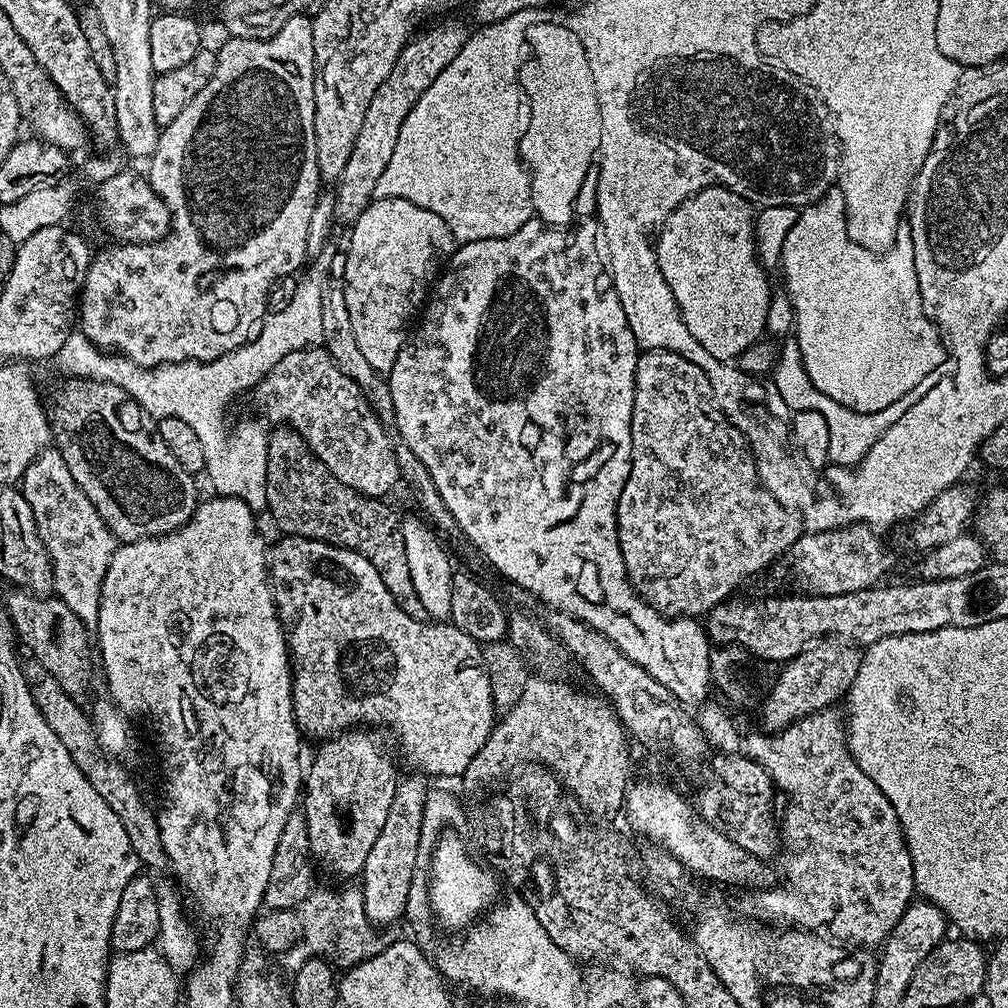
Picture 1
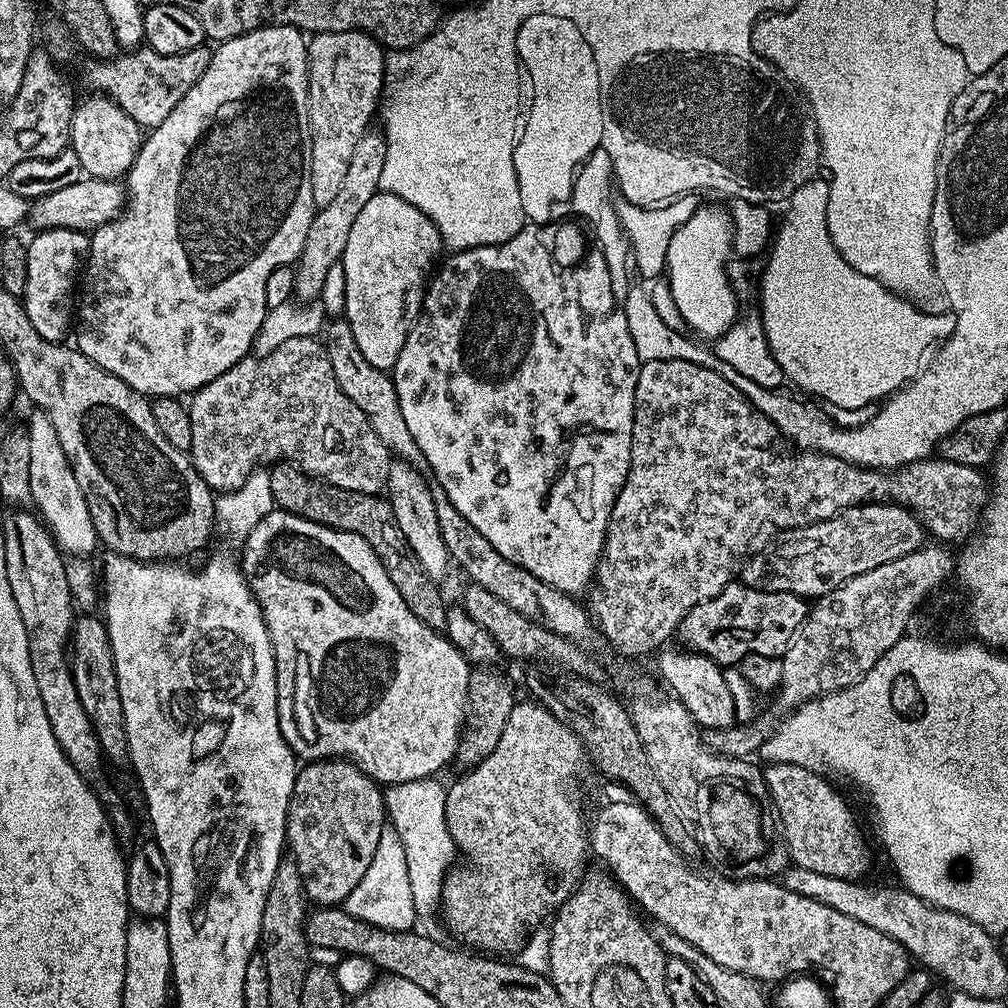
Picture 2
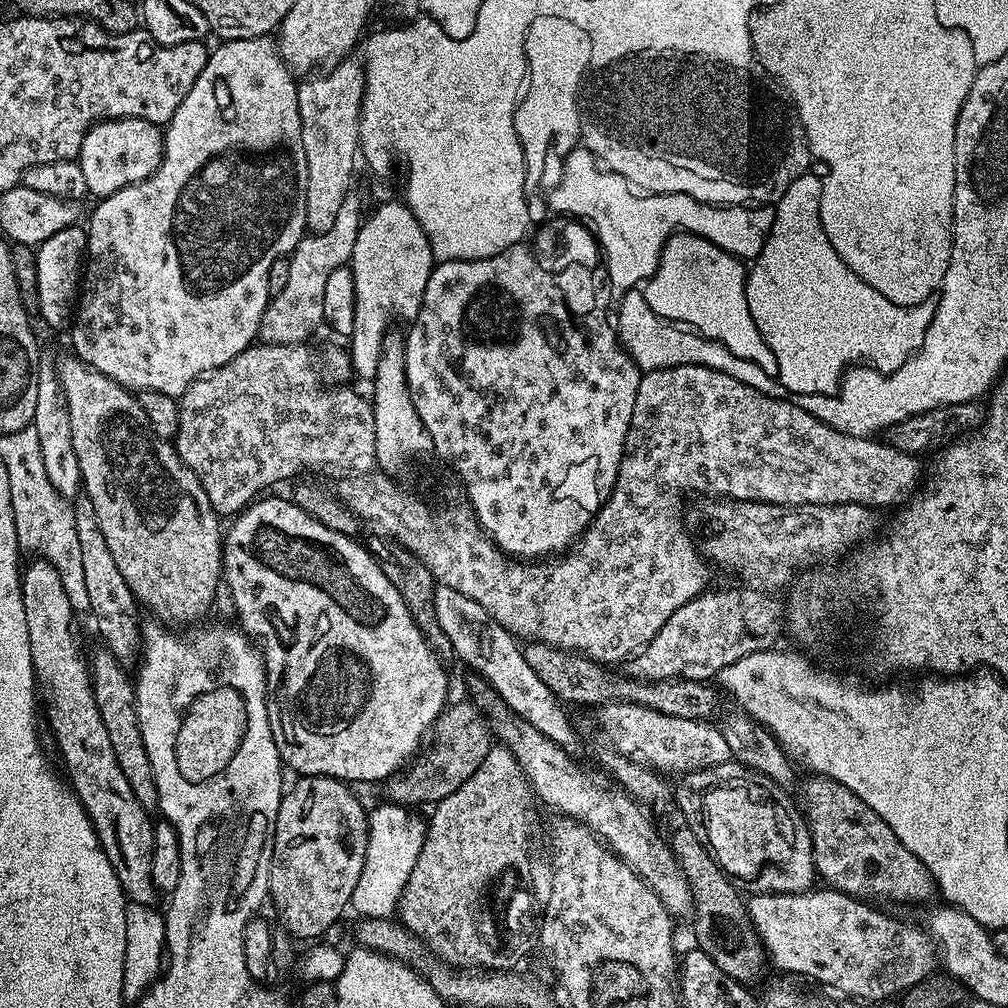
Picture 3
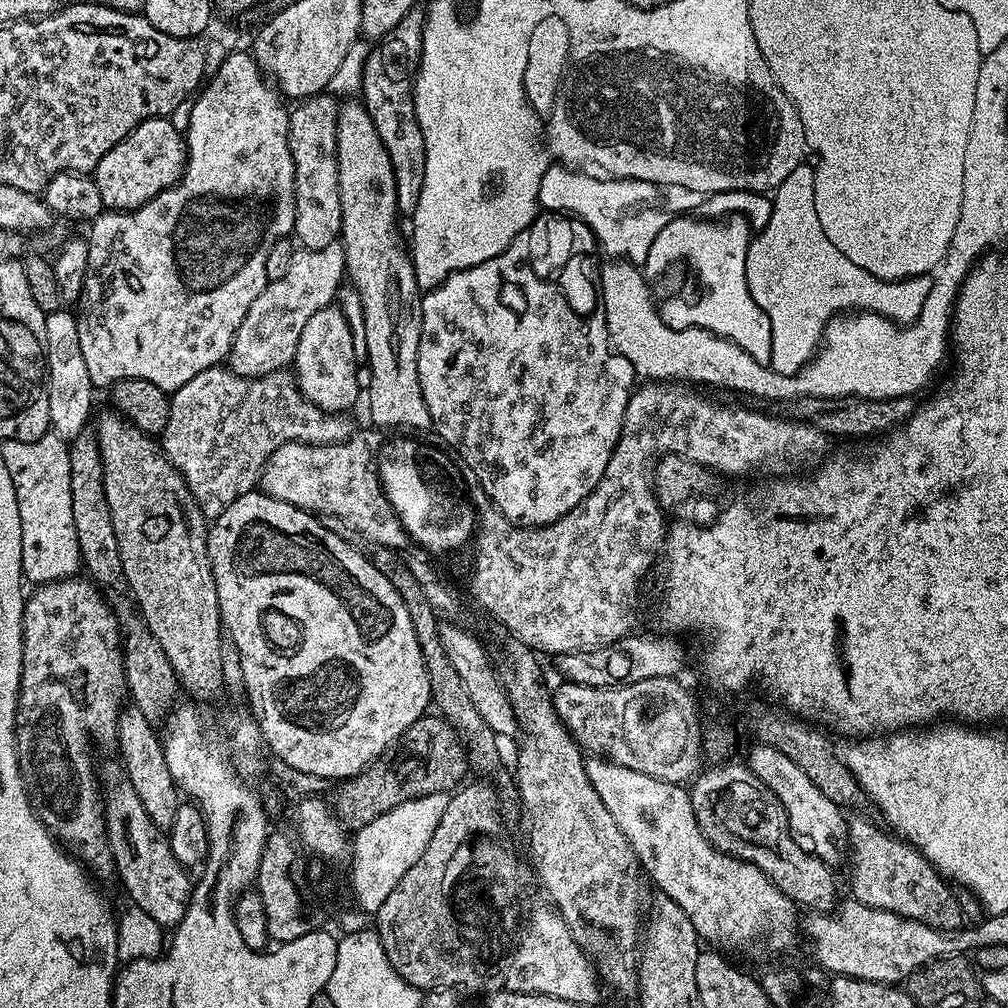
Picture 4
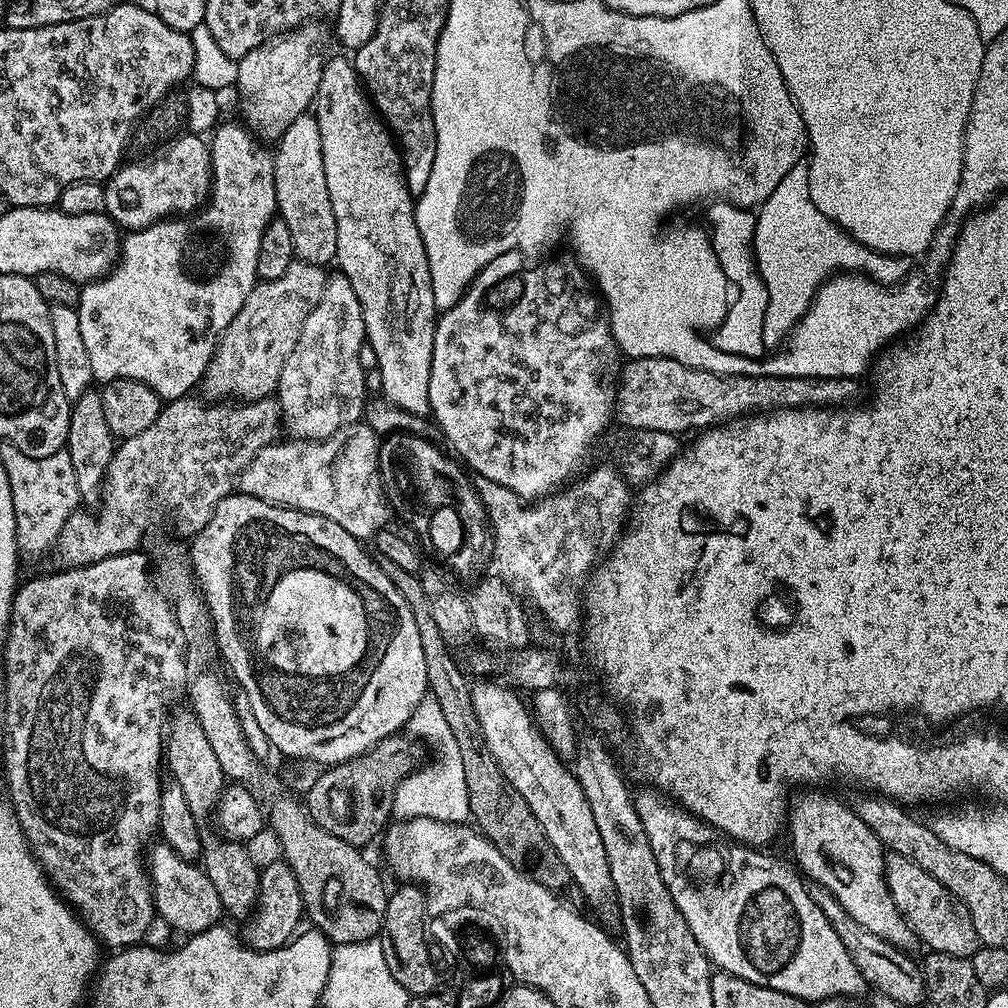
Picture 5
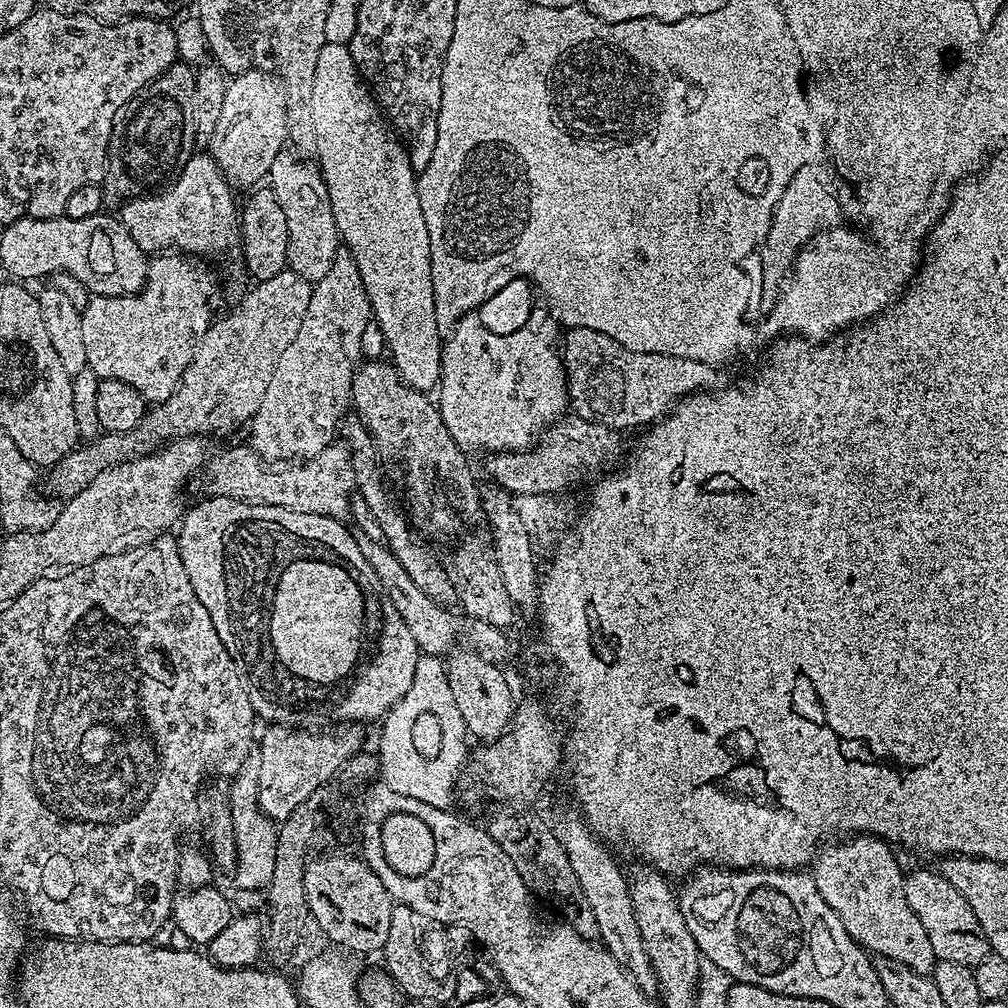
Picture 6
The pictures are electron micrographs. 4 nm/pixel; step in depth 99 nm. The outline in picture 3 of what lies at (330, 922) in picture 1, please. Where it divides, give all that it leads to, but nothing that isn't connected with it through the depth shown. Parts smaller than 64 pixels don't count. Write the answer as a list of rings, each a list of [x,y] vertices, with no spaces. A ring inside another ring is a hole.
[[[383,802],[368,814],[366,861],[363,862],[359,886],[352,895],[351,907],[366,918],[389,918],[399,907],[402,890],[417,862],[427,836],[427,823],[405,805]]]

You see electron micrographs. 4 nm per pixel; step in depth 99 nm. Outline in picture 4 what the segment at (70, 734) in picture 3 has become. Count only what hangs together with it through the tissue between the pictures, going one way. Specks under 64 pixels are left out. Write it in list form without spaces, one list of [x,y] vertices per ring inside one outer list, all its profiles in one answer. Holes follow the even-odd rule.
[[[119,763],[102,768],[102,795],[104,798],[104,824],[108,827],[108,845],[112,850],[115,875],[120,875],[124,888],[135,907],[150,914],[163,926],[179,925],[192,901],[193,877],[188,877],[185,865],[174,858],[172,847],[168,845],[165,829],[150,822],[146,806],[138,802],[134,786]]]

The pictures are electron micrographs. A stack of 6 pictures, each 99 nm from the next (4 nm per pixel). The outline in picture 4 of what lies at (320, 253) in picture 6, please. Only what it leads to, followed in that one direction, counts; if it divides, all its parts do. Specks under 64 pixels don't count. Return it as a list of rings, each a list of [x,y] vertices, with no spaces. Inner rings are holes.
[[[321,94],[299,101],[291,109],[288,118],[288,141],[290,154],[294,158],[296,195],[292,231],[300,248],[318,250],[322,246],[330,246],[340,240],[342,198],[338,194],[338,134],[336,133],[339,113],[337,97],[332,94]]]

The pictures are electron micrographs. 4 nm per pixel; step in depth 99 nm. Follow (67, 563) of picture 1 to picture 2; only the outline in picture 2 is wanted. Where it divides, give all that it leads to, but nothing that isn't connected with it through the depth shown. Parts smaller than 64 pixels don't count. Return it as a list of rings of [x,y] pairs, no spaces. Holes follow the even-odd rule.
[[[42,411],[33,413],[26,429],[30,448],[31,503],[34,508],[36,506],[35,511],[52,533],[52,539],[61,553],[72,558],[91,557],[91,552],[98,548],[98,537],[86,506],[86,498],[78,486],[78,478],[74,478],[74,470],[66,458],[66,450],[62,450],[62,442],[58,442],[58,430],[54,430],[54,422],[50,422],[48,415]]]

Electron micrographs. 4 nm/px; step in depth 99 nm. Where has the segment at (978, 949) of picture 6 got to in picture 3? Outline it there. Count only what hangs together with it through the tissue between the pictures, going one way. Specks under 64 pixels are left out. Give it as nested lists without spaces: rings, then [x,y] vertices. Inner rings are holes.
[[[809,775],[804,784],[804,812],[808,815],[808,832],[816,875],[829,889],[863,898],[868,902],[893,900],[896,904],[920,904],[934,896],[932,873],[846,786],[828,776]]]

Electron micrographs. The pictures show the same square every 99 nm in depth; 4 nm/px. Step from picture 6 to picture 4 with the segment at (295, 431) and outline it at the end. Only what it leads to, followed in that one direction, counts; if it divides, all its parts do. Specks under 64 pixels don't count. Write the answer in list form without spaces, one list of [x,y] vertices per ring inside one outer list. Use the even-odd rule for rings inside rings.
[[[329,306],[318,310],[306,322],[302,330],[302,338],[298,338],[298,350],[294,361],[294,375],[296,385],[300,387],[300,393],[314,402],[324,412],[335,412],[337,414],[347,413],[348,408],[356,404],[356,399],[361,399],[362,389],[358,386],[356,370],[358,361],[358,340],[352,337],[352,328],[348,320],[336,309]]]

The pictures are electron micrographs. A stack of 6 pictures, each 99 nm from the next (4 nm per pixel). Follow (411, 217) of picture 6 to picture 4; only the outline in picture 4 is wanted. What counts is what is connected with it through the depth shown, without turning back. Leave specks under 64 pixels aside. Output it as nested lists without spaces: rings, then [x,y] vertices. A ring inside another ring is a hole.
[[[359,99],[352,100],[349,104],[341,103],[339,105],[340,113],[338,114],[338,194],[342,198],[342,226],[340,227],[340,240],[344,246],[344,266],[346,269],[347,279],[352,280],[356,287],[356,292],[360,295],[360,312],[364,315],[364,340],[362,336],[362,352],[368,355],[366,367],[370,370],[370,386],[366,389],[366,400],[368,396],[368,412],[372,415],[372,420],[381,429],[396,428],[392,430],[412,430],[408,428],[432,428],[432,419],[430,410],[426,406],[426,398],[422,398],[422,386],[418,382],[418,346],[422,338],[422,290],[416,281],[414,266],[409,249],[400,241],[400,232],[396,229],[396,220],[398,213],[396,210],[396,183],[394,182],[394,166],[390,162],[390,154],[386,154],[386,146],[382,146],[382,138],[370,118],[370,114],[365,110],[363,103]]]

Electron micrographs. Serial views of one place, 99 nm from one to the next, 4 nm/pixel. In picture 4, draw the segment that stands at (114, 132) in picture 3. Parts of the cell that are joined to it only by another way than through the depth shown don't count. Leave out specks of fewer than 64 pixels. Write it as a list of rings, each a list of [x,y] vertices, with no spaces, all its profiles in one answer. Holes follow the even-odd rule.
[[[162,116],[143,120],[129,136],[118,142],[118,146],[114,146],[100,159],[94,179],[102,194],[105,209],[140,208],[150,202],[150,198],[181,180],[188,162],[188,149],[181,129],[179,132],[172,122]]]

